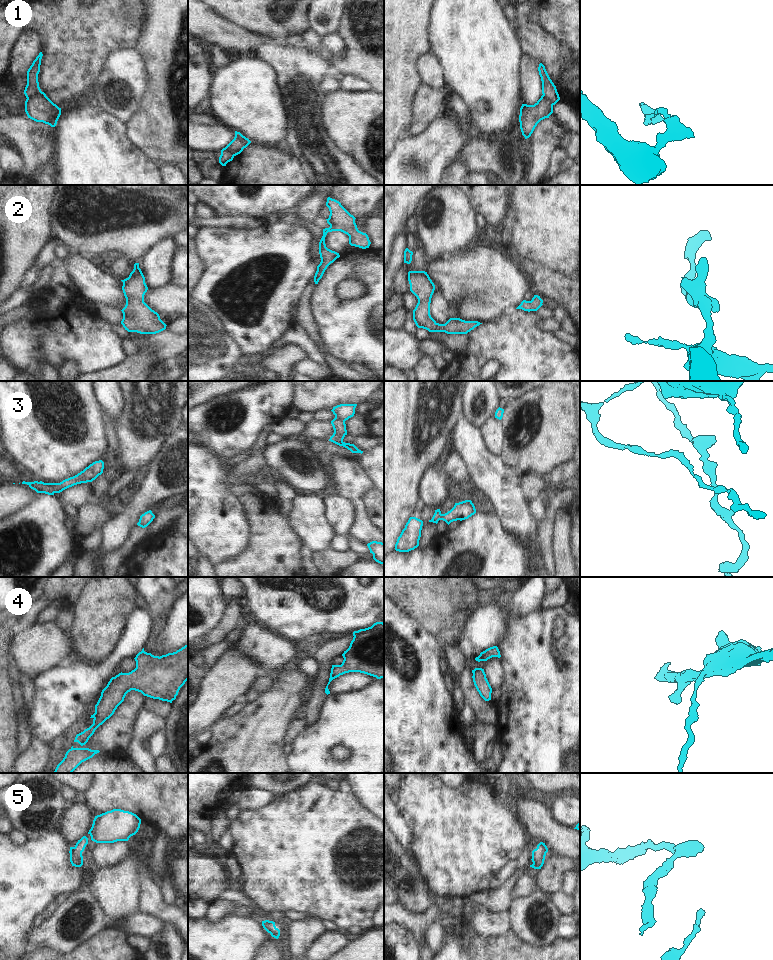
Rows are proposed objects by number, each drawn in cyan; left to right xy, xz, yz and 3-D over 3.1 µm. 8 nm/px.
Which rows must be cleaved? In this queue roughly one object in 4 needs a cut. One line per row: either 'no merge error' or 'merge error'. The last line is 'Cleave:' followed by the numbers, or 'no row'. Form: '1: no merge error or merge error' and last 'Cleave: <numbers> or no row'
1: merge error
2: no merge error
3: no merge error
4: no merge error
5: no merge error
Cleave: 1

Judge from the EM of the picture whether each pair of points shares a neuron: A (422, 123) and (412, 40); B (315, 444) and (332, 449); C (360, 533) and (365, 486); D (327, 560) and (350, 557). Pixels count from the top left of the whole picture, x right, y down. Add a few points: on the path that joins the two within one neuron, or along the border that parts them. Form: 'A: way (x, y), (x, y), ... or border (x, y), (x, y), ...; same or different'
A: border (421, 83), (415, 93), (412, 111); different
B: way (319, 446), (328, 448); same
C: way (364, 521), (365, 498); same
D: way (333, 560), (344, 559); same

